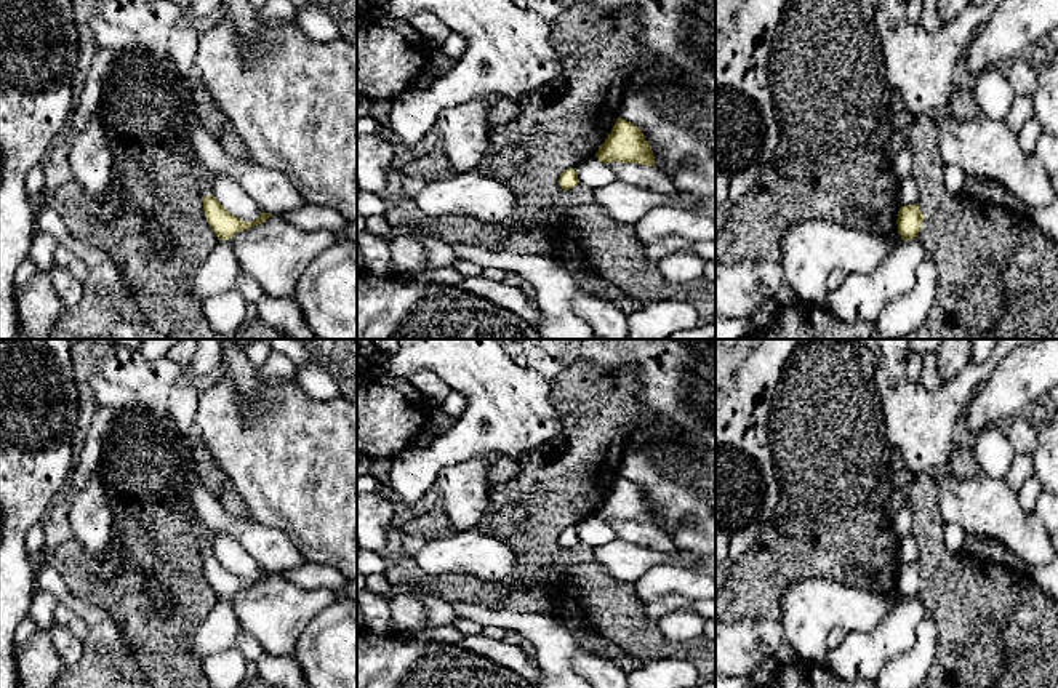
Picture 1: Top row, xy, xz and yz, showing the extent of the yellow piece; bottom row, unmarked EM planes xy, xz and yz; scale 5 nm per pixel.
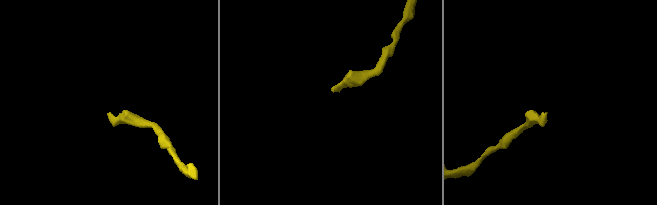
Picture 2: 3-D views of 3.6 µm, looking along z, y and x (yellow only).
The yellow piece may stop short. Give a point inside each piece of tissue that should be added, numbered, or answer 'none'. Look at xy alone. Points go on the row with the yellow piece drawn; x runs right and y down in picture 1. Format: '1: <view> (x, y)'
1: xy (205, 178)

